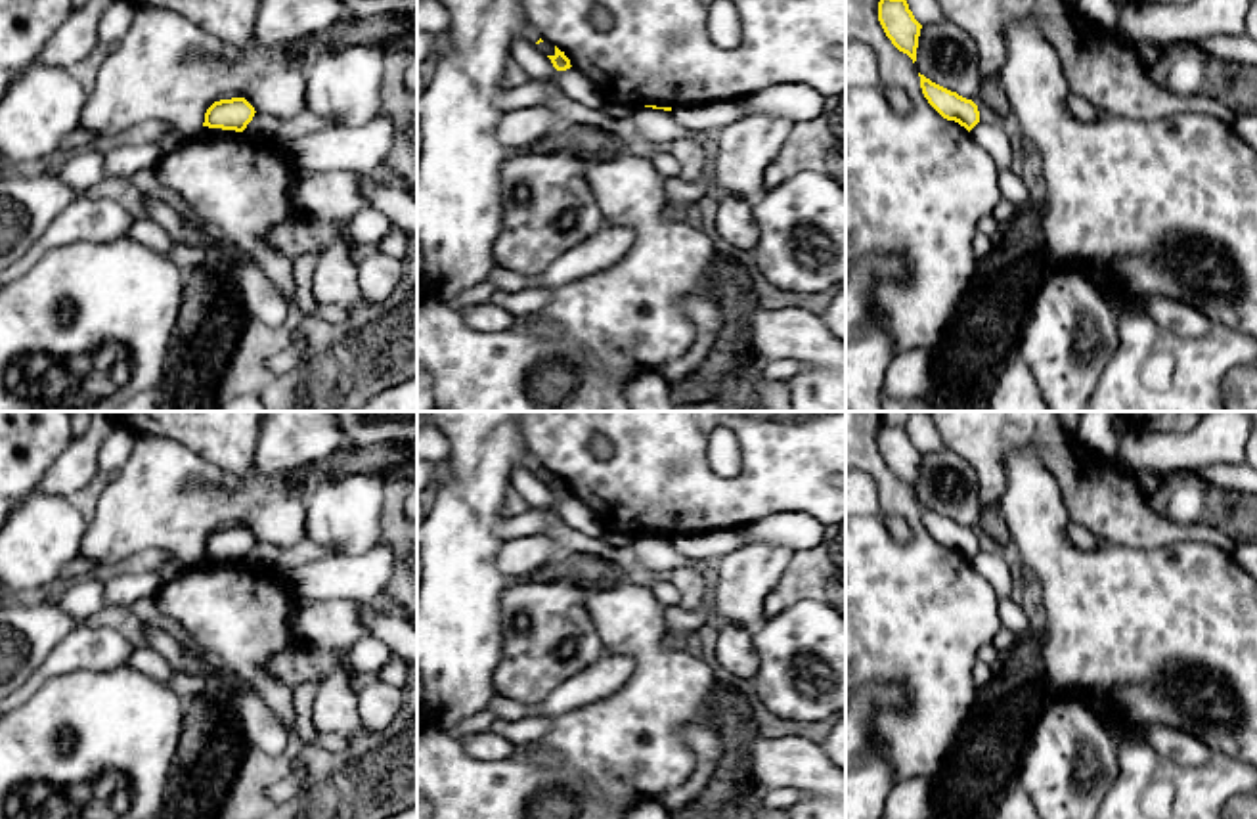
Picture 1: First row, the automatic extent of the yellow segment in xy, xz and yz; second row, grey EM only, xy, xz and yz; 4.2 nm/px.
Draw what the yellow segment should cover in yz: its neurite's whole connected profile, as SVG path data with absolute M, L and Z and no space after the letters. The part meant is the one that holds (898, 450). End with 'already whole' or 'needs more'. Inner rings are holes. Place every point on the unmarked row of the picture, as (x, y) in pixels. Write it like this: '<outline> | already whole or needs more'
M882 423L878 450L892 473L915 492L922 454L915 448L907 429Z | already whole

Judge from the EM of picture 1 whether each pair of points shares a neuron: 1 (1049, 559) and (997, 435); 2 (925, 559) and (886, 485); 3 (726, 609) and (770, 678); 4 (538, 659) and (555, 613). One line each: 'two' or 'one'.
1: two
2: one
3: two
4: one

